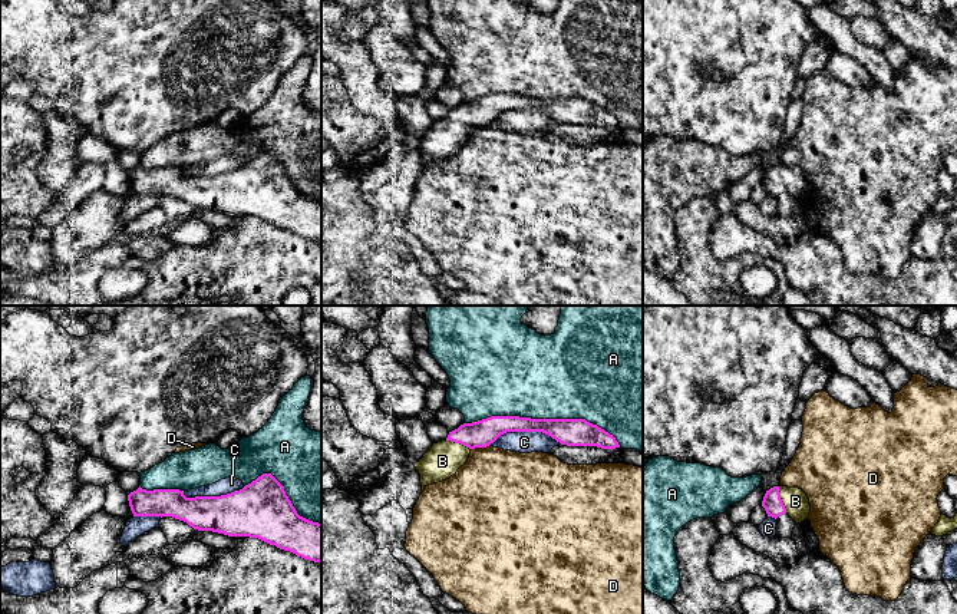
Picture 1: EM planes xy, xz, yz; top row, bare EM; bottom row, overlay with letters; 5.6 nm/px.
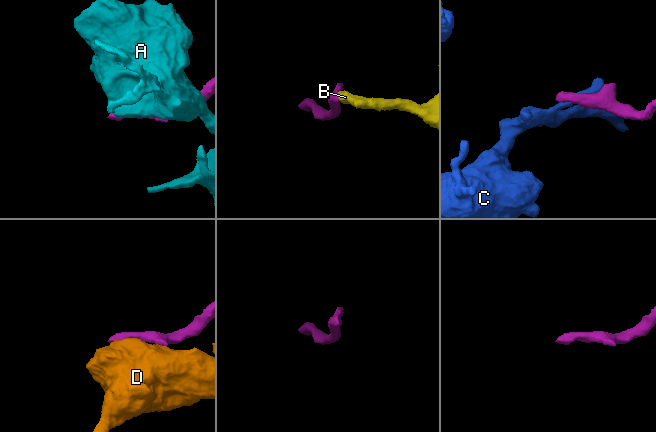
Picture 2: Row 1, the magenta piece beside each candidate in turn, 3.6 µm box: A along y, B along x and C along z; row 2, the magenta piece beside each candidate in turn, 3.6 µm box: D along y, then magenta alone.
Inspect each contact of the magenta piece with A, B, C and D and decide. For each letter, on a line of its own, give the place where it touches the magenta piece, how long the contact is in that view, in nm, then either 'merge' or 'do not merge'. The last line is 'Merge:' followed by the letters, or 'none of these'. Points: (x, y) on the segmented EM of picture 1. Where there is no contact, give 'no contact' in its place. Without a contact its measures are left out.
A: meets magenta in xz at (544, 419); contact 900 nm long; do not merge
B: meets magenta in yz at (781, 499); contact 160 nm long; merge
C: meets magenta in xz at (524, 431); contact 420 nm long; do not merge
D: meets magenta in xz at (479, 446); contact 110 nm long; do not merge
Merge: B

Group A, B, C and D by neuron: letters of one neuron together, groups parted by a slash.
A / B / C / D

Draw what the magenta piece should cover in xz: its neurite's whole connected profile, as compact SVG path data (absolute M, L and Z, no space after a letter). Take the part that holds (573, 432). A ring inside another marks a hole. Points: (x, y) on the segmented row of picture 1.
M491 416L461 425L413 463L420 475L422 491L453 476L466 463L472 449L486 448L506 432L542 432L567 446L620 448L613 435L585 419Z

